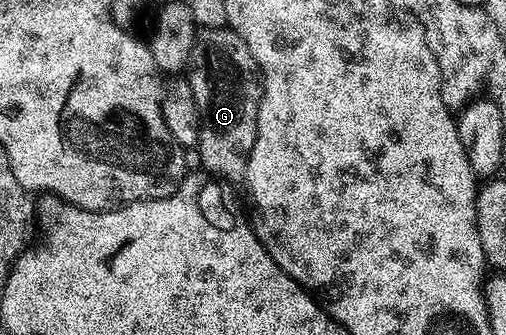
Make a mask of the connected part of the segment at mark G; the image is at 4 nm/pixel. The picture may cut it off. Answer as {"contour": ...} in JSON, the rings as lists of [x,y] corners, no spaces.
{"contour":[[[230,27],[199,28],[190,52],[189,68],[192,72],[188,71],[185,77],[192,87],[198,112],[197,143],[202,167],[224,181],[242,181],[257,138],[259,103],[263,97],[257,62],[249,46]]]}

